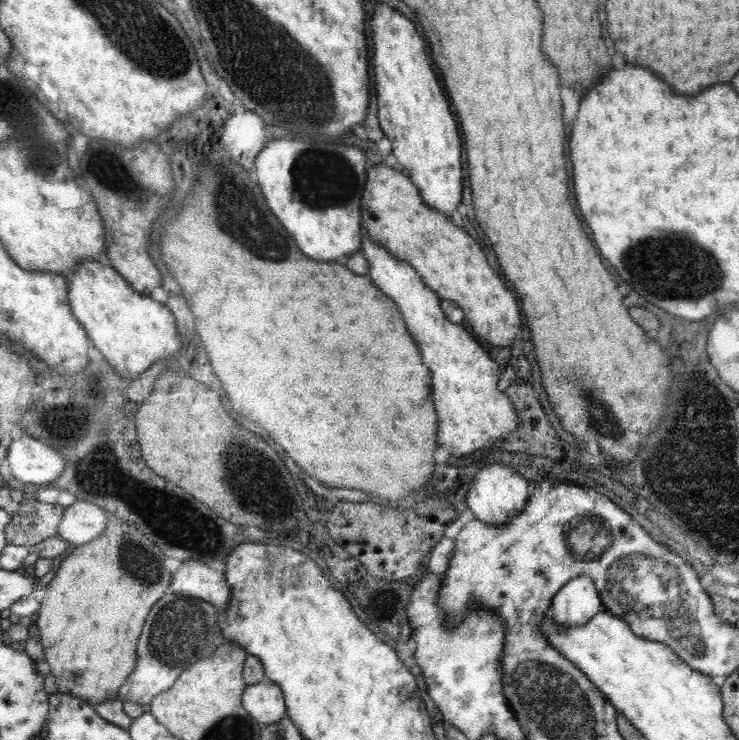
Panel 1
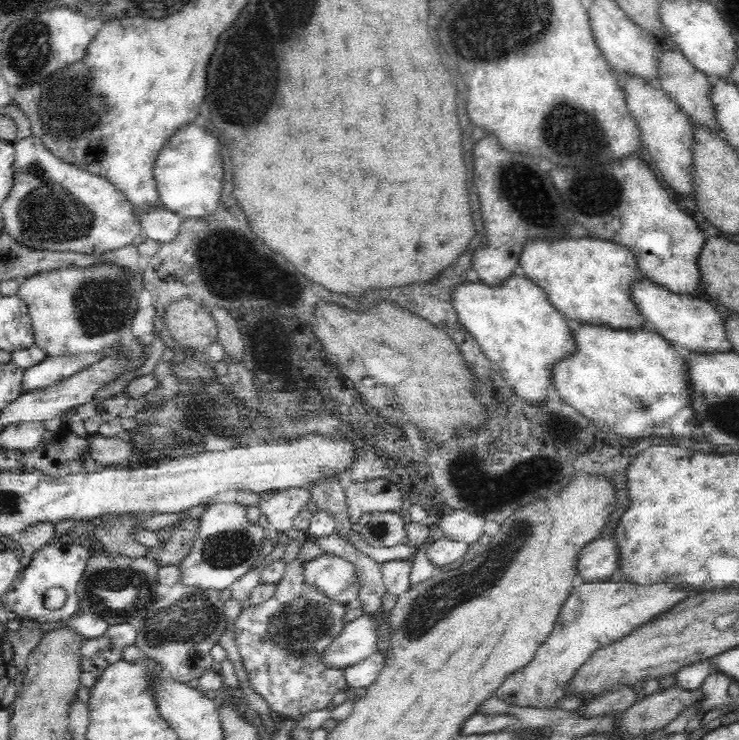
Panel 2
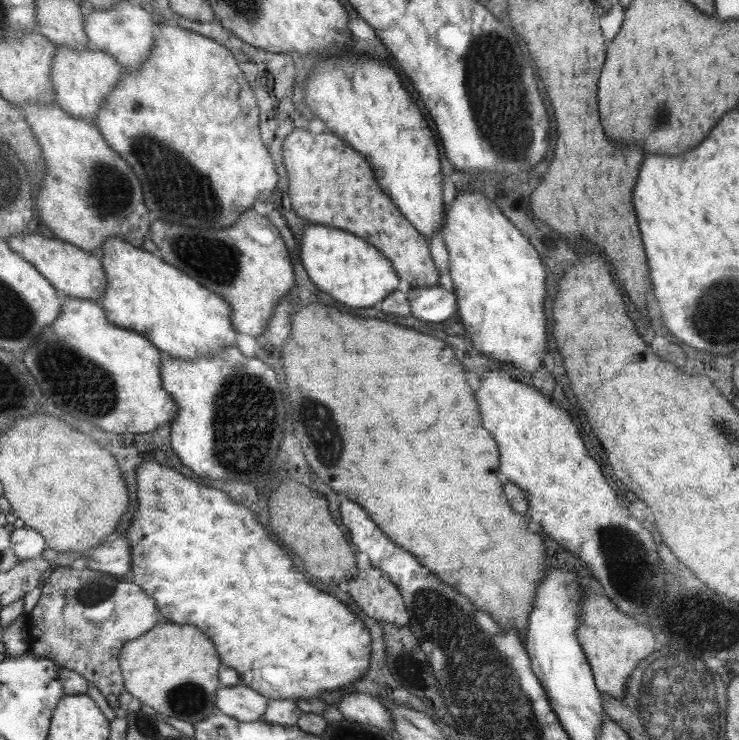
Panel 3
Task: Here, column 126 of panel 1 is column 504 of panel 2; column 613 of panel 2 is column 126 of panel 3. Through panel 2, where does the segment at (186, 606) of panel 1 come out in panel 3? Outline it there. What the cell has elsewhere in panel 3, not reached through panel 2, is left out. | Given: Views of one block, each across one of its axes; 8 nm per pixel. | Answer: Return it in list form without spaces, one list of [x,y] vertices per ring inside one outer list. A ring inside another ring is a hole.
[[[67,567],[54,570],[49,578],[41,583],[40,589],[37,604],[26,616],[32,653],[37,657],[52,659],[60,668],[75,671],[99,690],[109,707],[120,708],[119,698],[121,692],[124,692],[123,672],[119,664],[121,648],[129,640],[135,640],[149,628],[153,628],[157,620],[163,620],[156,602],[141,590],[141,586],[128,578],[120,579],[91,569],[76,570]]]

